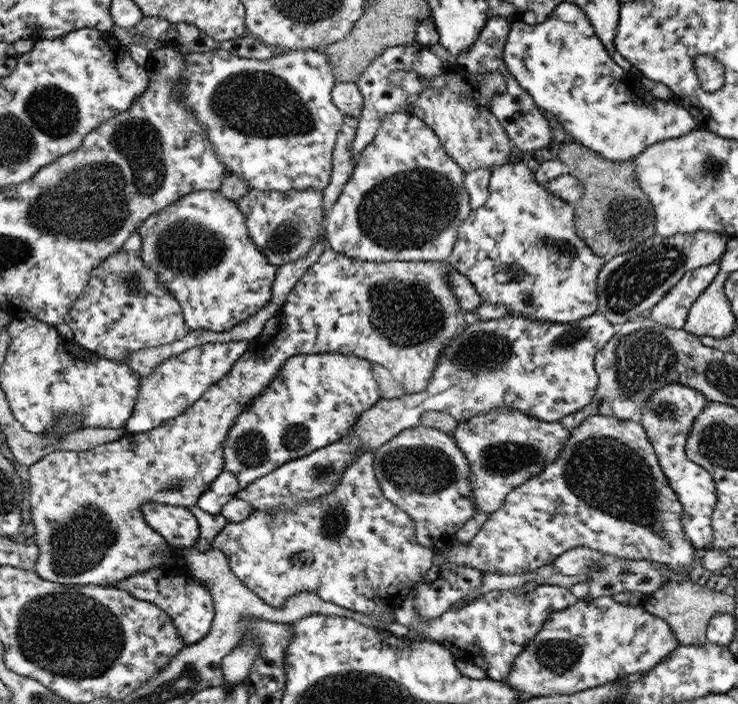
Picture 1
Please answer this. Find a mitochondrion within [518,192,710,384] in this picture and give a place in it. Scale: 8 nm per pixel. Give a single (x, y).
(636, 277)

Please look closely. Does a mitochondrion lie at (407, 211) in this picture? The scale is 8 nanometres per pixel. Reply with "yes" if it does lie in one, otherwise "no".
yes

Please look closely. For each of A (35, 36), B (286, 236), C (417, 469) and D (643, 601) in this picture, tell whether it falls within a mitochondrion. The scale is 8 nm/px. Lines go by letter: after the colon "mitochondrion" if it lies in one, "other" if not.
A: other
B: mitochondrion
C: mitochondrion
D: other

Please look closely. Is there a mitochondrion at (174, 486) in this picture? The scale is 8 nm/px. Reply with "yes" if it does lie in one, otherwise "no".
yes

